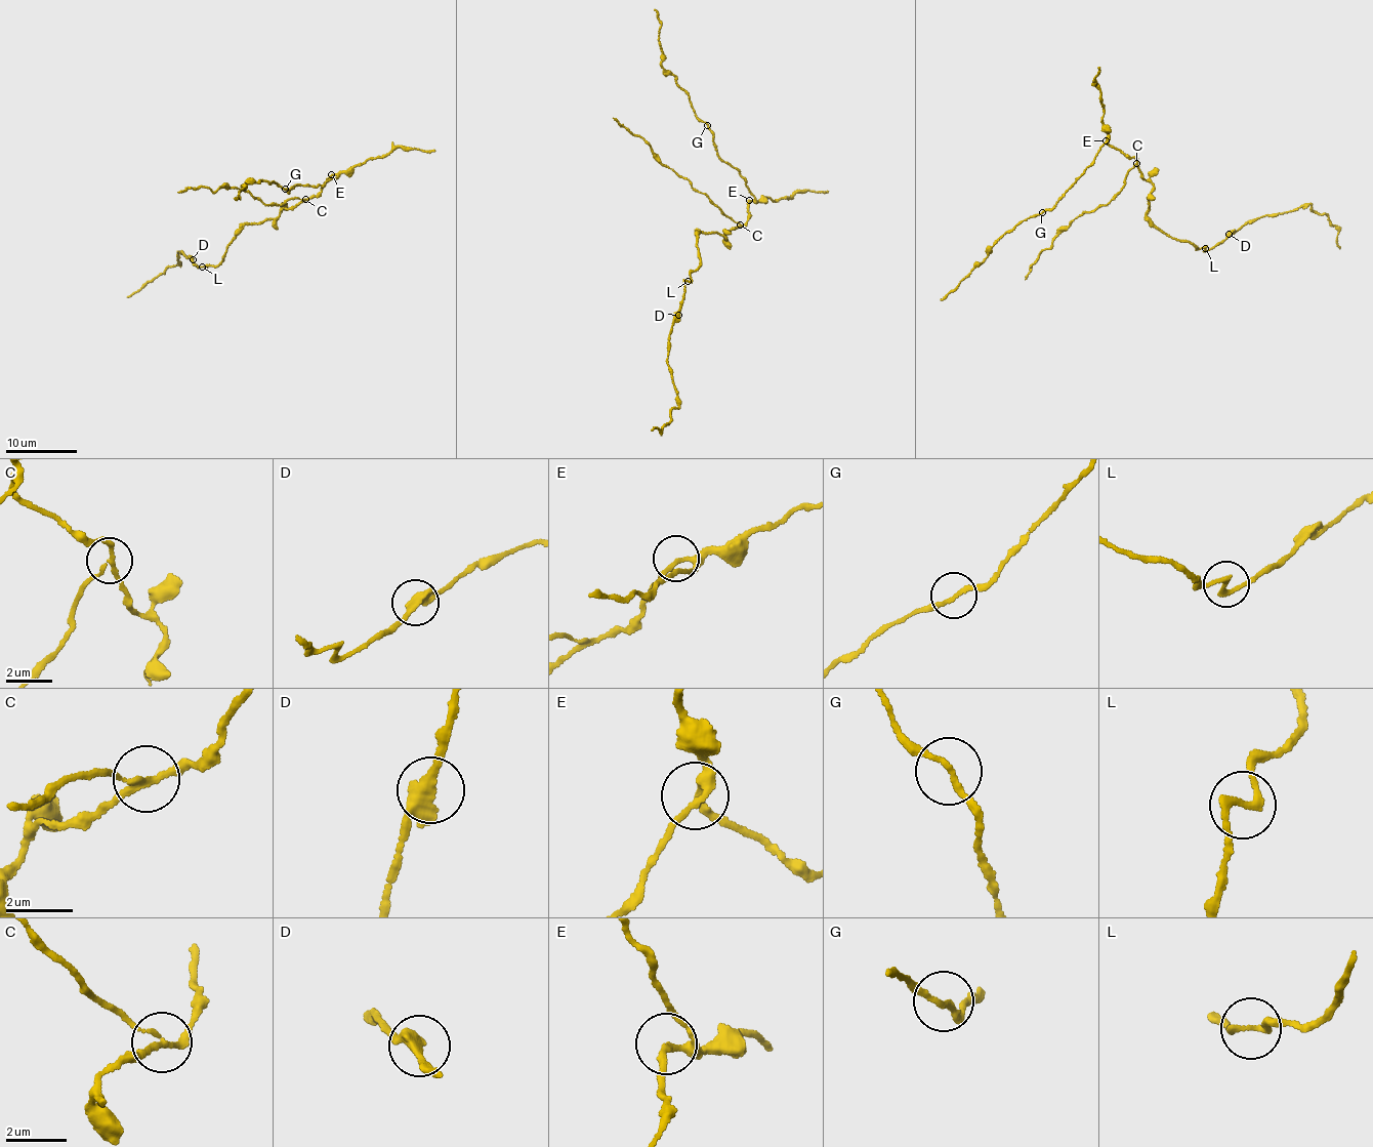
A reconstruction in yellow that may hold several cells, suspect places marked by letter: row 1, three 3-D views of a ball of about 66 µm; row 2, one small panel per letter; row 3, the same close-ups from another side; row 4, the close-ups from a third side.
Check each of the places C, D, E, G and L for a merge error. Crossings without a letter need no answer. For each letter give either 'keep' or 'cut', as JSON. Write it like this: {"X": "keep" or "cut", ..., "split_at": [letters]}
{"C": "cut", "D": "keep", "E": "keep", "G": "keep", "L": "keep", "split_at": ["C"]}

